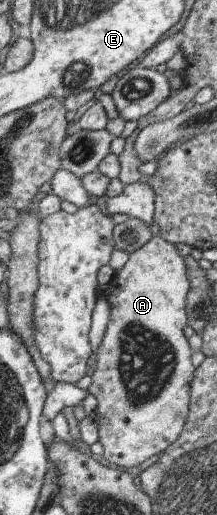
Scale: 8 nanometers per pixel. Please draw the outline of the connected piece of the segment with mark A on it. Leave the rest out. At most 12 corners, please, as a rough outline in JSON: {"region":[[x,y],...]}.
{"region":[[187,258],[114,270],[88,390],[102,456],[175,443],[196,370]]}

